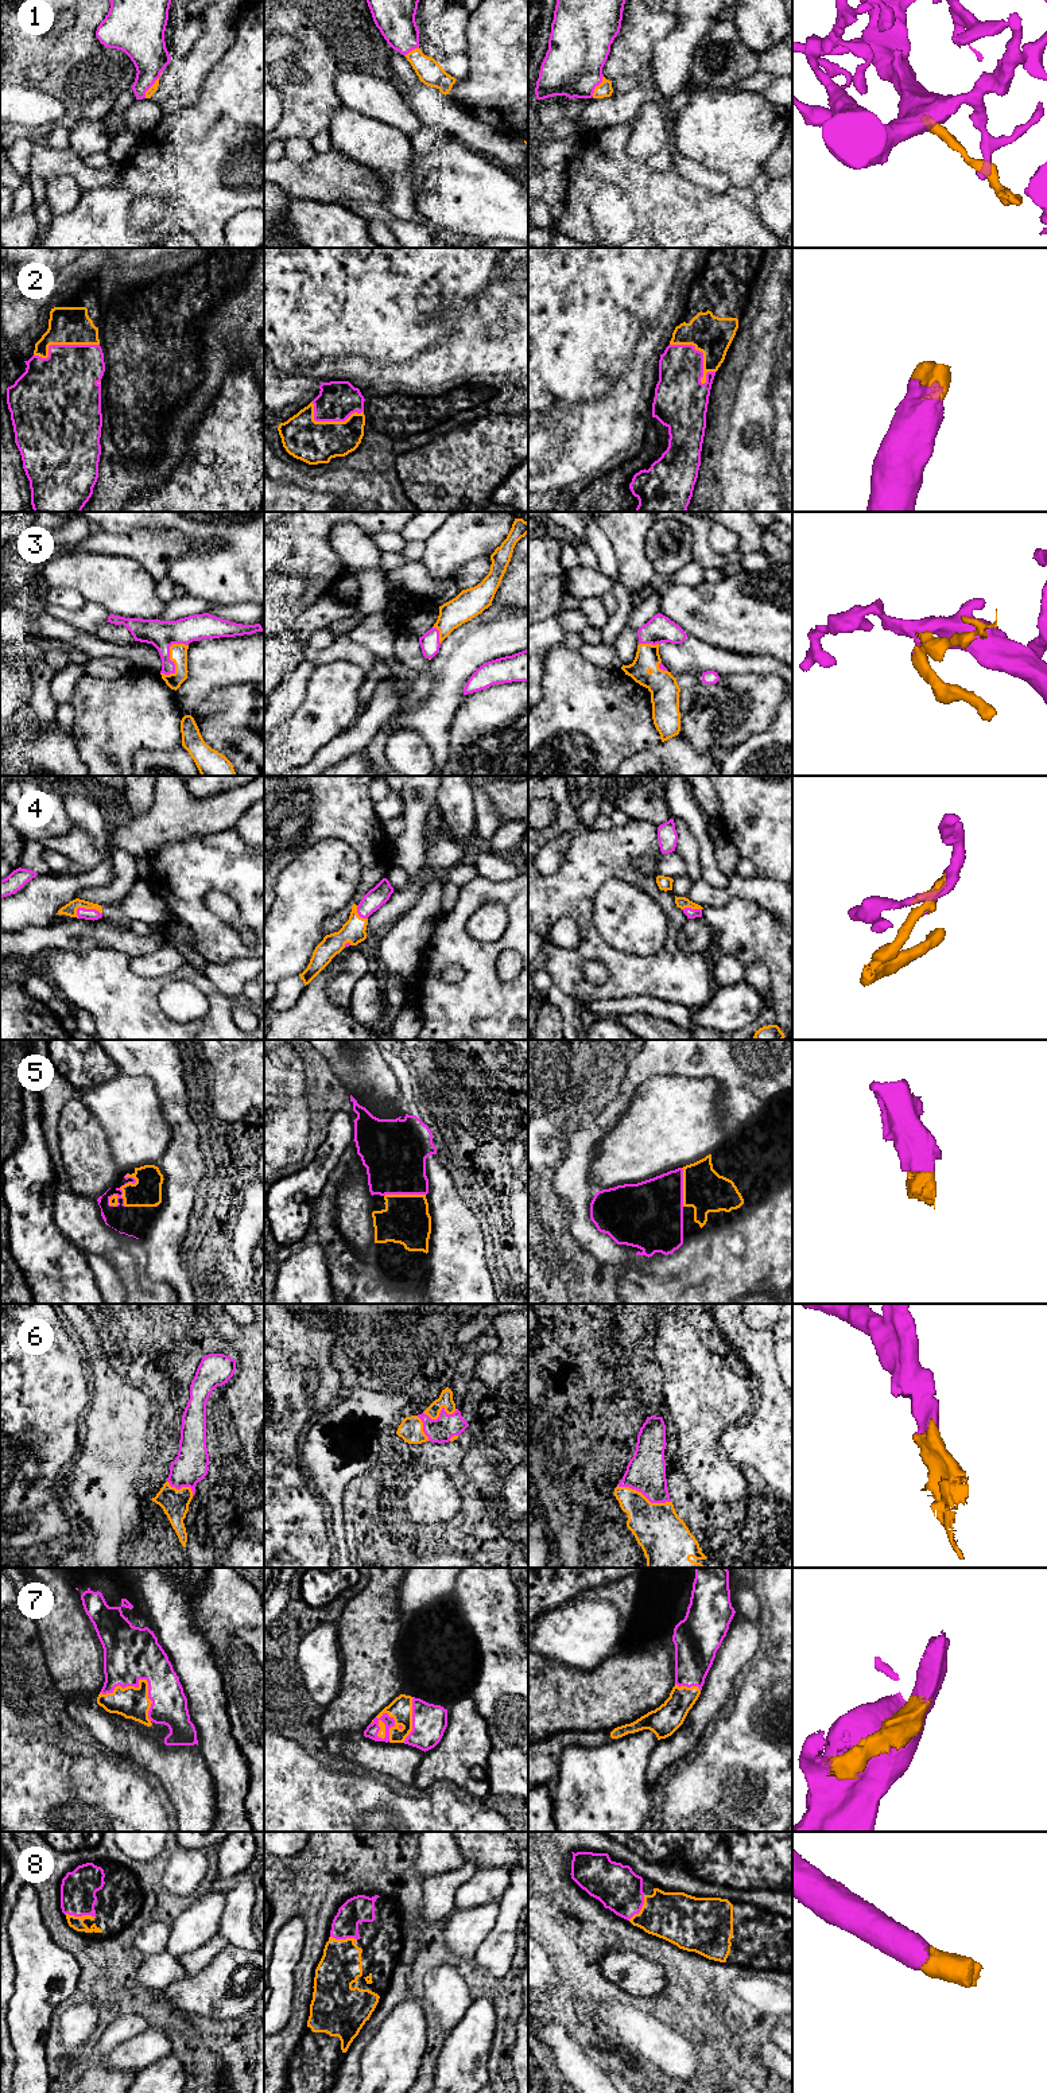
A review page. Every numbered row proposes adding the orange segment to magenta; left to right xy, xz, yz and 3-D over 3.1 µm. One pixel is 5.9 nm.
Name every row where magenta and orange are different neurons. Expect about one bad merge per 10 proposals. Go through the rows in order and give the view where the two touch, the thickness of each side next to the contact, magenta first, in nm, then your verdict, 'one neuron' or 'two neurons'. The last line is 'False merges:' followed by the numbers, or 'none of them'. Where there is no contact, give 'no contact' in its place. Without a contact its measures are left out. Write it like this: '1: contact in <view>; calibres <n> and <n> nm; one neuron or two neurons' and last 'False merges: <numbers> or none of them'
1: contact in yz; calibres 360 and 90 nm; one neuron
2: contact in yz; calibres 280 and 240 nm; one neuron
3: contact in xy; calibres 170 and 110 nm; one neuron
4: contact in xy; calibres 70 and 80 nm; one neuron
5: contact in xz; calibres 380 and 280 nm; one neuron
6: contact in yz; calibres 240 and 280 nm; one neuron
7: contact in xy; calibres 320 and 190 nm; one neuron
8: contact in xy; calibres 220 and 80 nm; one neuron
False merges: none of them

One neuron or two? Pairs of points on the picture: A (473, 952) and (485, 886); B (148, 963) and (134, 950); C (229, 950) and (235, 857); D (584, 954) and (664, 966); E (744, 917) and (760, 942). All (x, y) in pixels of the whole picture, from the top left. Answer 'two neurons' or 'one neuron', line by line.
A: one neuron
B: two neurons
C: one neuron
D: one neuron
E: one neuron

